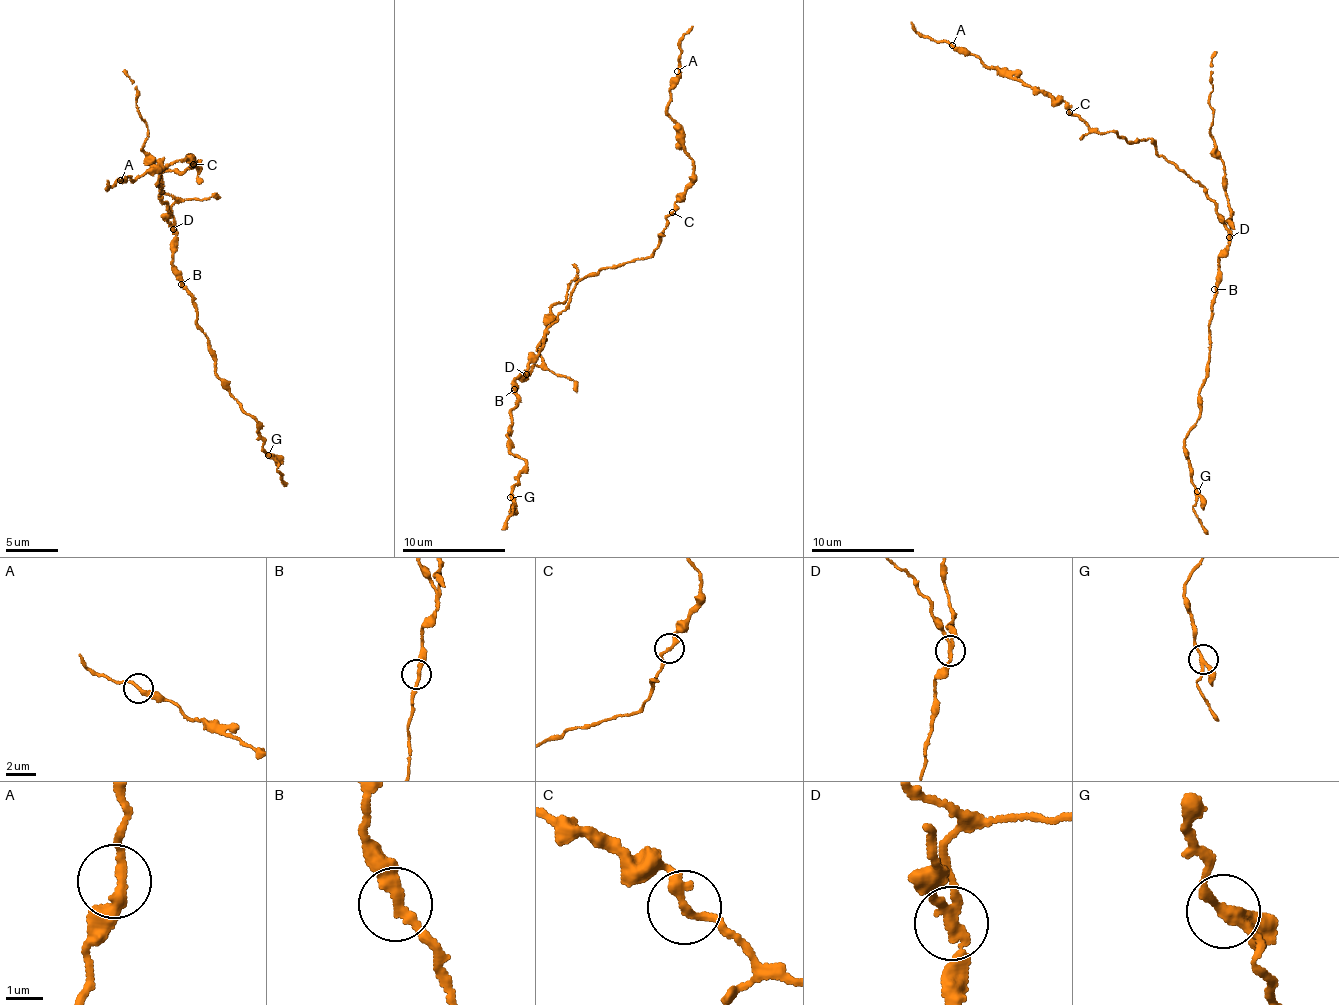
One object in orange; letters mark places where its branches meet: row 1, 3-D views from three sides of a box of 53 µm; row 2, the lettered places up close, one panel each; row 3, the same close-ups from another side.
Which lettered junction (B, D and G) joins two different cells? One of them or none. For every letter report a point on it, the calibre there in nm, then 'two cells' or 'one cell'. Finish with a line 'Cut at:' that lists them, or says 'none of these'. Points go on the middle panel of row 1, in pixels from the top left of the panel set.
B: place (514, 389); calibre 280 nm; one cell
D: place (526, 374); calibre 200 nm; two cells
G: place (510, 497); calibre 240 nm; one cell
Cut at: D

